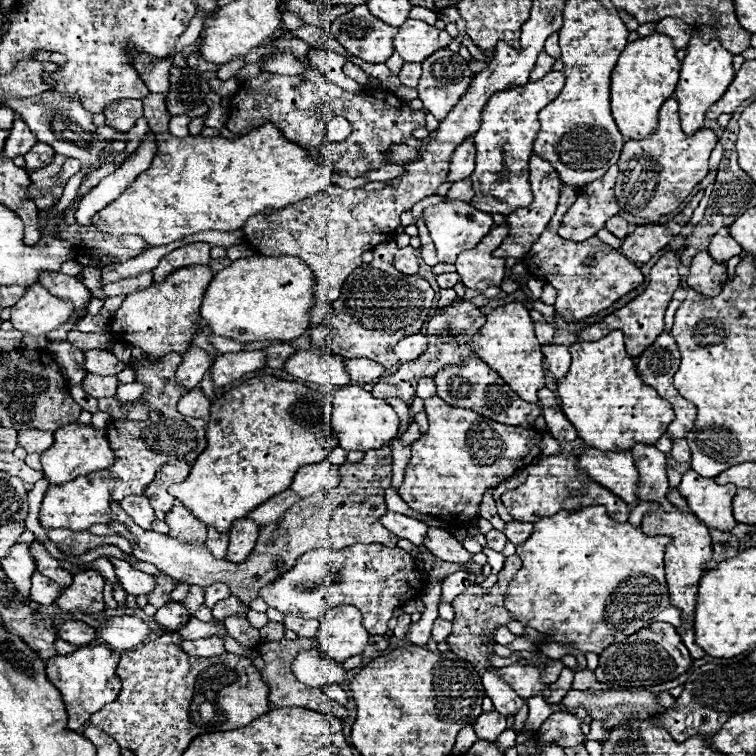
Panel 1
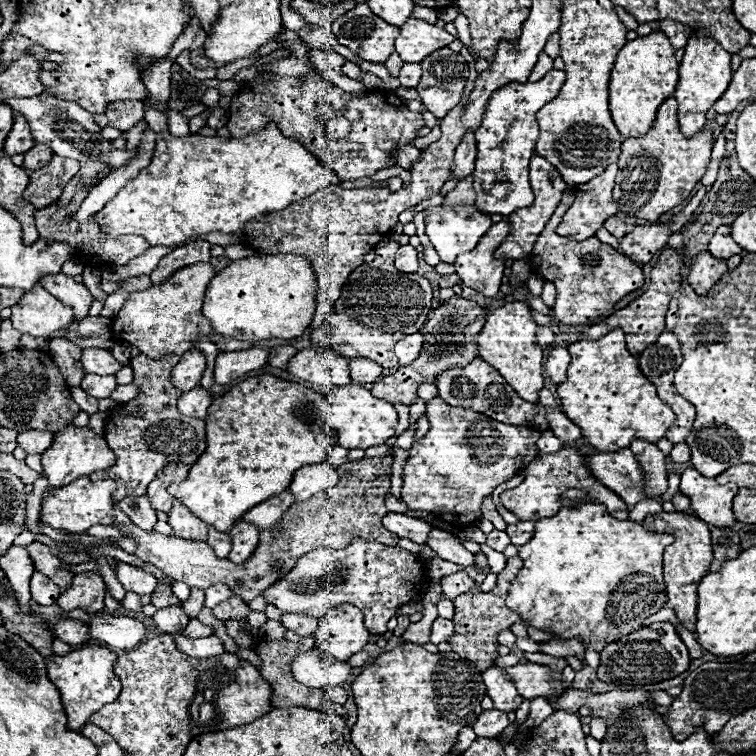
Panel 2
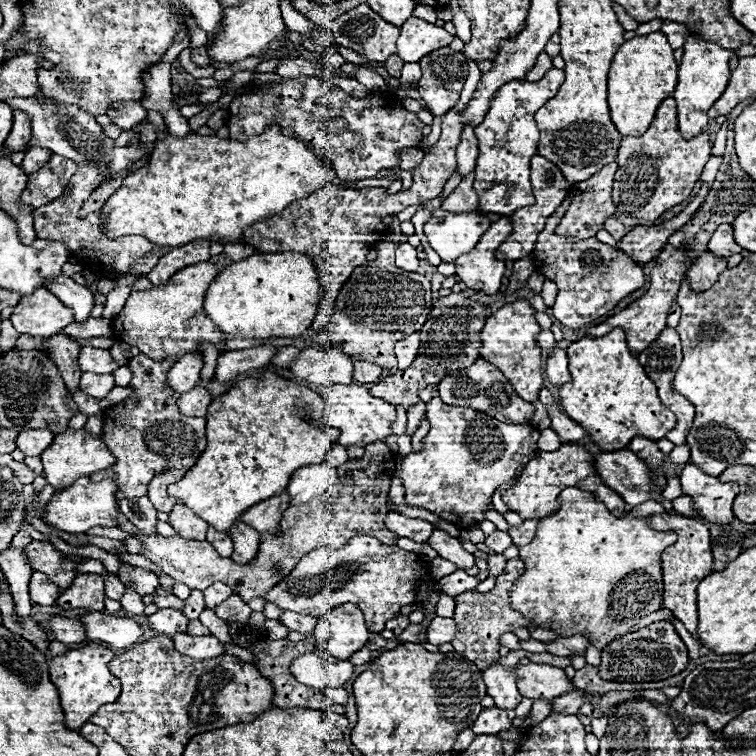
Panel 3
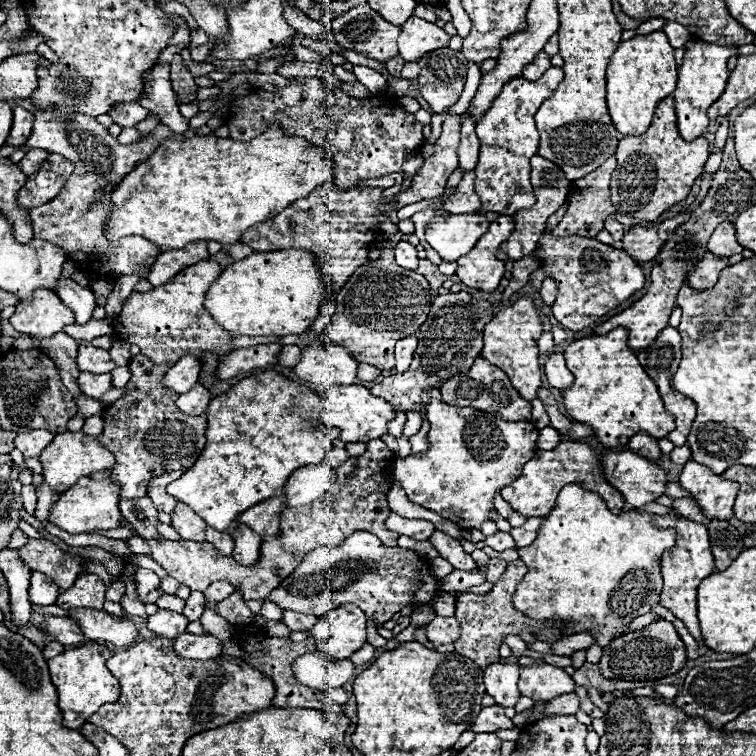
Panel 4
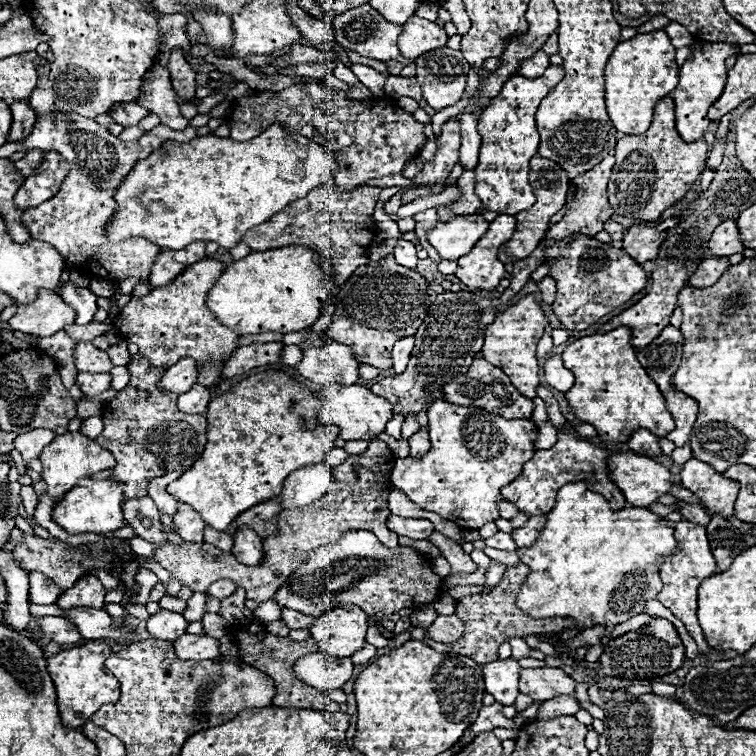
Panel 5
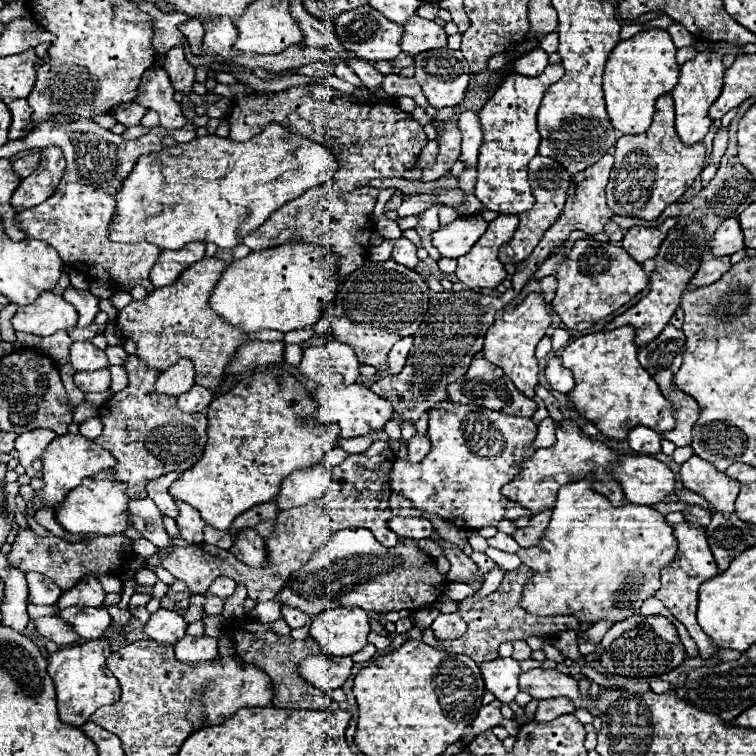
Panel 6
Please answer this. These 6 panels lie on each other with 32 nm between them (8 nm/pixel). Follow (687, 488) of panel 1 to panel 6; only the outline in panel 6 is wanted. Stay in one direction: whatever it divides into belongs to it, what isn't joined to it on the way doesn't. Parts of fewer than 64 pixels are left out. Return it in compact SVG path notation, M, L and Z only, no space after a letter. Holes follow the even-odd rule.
M698 456L688 458L680 468L680 480L688 490L704 496L716 512L734 512L734 500L740 492L740 484L724 472L718 472L712 462L704 462Z

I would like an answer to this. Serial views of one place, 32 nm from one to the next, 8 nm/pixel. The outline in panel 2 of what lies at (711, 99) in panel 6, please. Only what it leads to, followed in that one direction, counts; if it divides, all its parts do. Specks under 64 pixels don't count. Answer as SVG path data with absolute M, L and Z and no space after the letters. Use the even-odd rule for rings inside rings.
M694 32L688 38L684 50L686 52L684 52L684 58L680 62L680 70L678 70L680 80L678 80L678 86L674 90L674 98L678 102L680 130L686 138L690 138L704 128L706 112L724 94L726 86L730 84L730 78L732 78L730 58L732 58L732 54L726 52L724 48L720 48L720 44L710 40L704 32Z

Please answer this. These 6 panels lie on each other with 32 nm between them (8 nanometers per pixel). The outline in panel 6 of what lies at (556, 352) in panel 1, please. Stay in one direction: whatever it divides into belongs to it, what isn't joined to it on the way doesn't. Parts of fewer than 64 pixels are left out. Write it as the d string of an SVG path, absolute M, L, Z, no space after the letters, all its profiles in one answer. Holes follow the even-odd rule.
M552 358L546 366L546 380L550 382L552 390L560 394L568 394L572 390L572 374L560 362L560 358Z

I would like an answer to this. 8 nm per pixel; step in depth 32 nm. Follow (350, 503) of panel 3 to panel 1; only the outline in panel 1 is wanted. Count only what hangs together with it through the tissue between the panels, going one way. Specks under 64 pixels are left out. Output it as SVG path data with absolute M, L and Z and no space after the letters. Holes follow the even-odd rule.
M380 446L380 450L366 450L366 456L362 462L340 466L340 484L332 488L328 496L314 494L306 500L296 502L294 506L290 506L290 510L284 512L282 530L286 530L286 534L280 534L280 528L278 528L278 534L274 534L270 526L260 528L256 550L242 564L232 564L228 560L216 560L204 544L188 544L188 542L170 538L166 534L158 534L154 530L142 530L120 508L118 502L110 504L112 522L108 526L134 544L132 554L138 560L154 564L166 576L186 582L190 586L200 586L200 588L208 588L216 582L222 582L232 590L236 598L240 598L242 604L248 606L258 596L258 590L262 586L268 586L270 582L278 580L286 570L294 566L294 562L302 554L310 550L316 550L322 546L342 550L346 546L352 546L354 542L368 542L368 544L376 542L376 544L394 548L398 544L398 536L388 532L380 524L382 514L386 514L384 492L390 486L390 478L392 478L390 446Z

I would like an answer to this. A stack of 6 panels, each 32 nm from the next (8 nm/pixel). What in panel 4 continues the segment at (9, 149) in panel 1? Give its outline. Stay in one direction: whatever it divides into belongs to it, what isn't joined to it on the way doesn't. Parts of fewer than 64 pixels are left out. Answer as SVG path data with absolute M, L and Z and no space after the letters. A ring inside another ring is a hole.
M12 106L12 112L14 112L14 122L12 122L12 130L10 130L6 144L22 146L32 132L32 122L34 122L32 116L34 114L22 106Z

